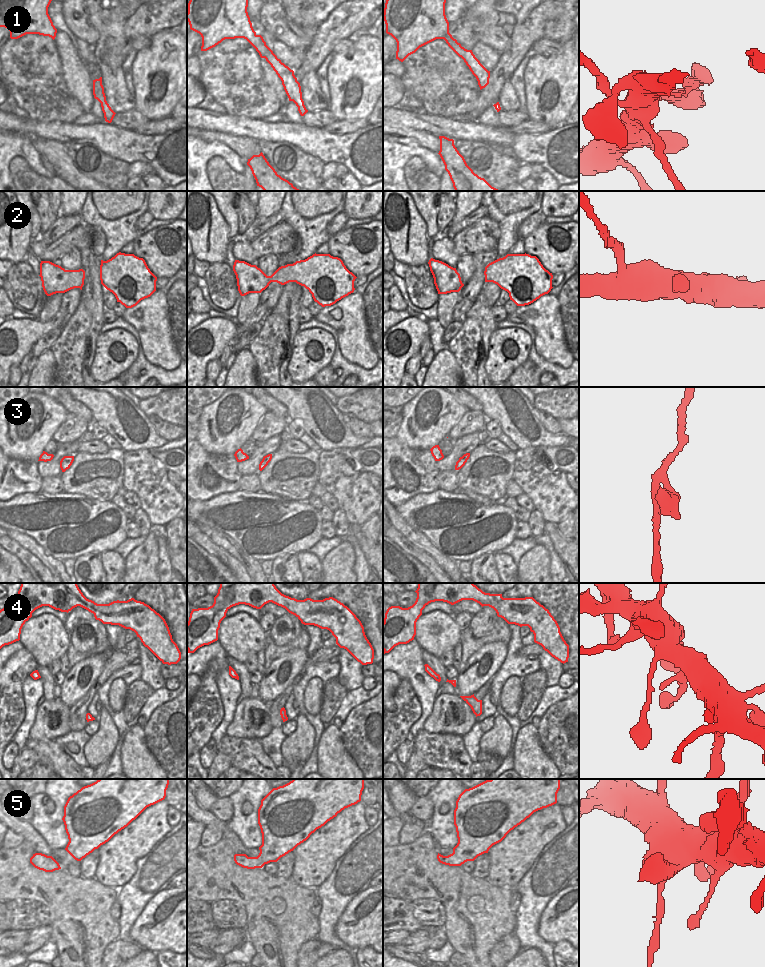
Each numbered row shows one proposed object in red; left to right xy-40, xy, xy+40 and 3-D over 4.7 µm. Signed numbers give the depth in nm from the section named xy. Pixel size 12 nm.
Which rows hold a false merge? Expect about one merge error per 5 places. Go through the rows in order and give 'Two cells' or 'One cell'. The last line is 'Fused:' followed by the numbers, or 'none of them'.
1: One cell
2: One cell
3: One cell
4: One cell
5: One cell
Fused: none of them

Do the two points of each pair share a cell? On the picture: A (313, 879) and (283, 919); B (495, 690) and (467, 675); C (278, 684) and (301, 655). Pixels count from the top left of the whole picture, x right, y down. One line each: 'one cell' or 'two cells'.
A: two cells
B: two cells
C: one cell

